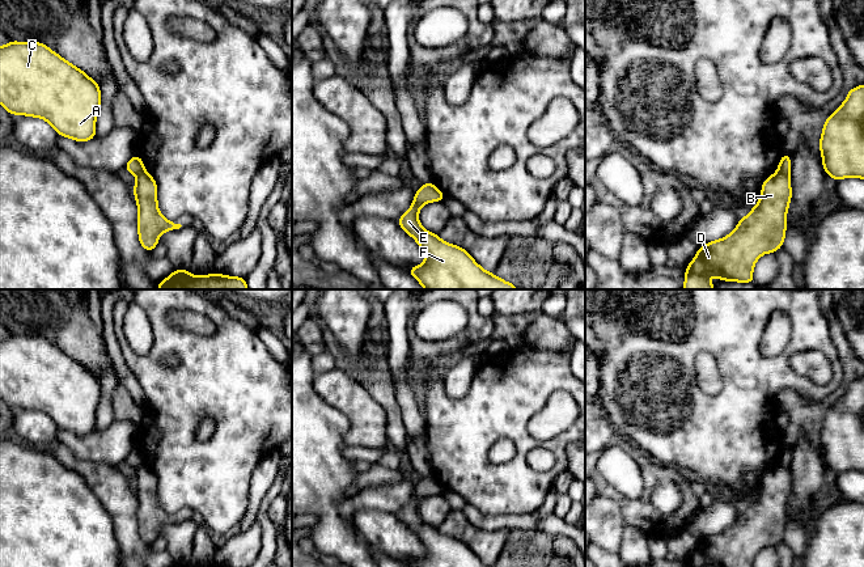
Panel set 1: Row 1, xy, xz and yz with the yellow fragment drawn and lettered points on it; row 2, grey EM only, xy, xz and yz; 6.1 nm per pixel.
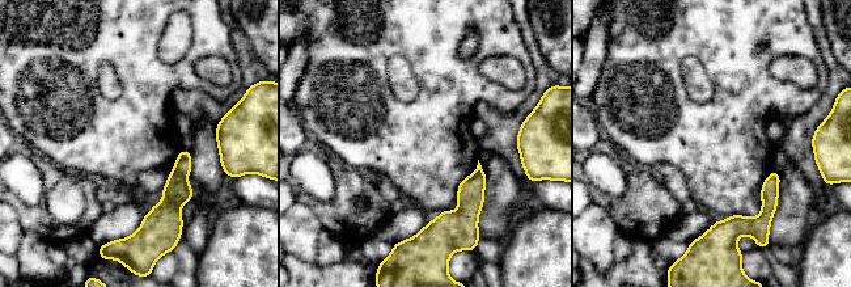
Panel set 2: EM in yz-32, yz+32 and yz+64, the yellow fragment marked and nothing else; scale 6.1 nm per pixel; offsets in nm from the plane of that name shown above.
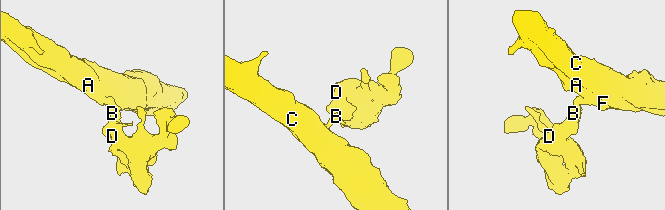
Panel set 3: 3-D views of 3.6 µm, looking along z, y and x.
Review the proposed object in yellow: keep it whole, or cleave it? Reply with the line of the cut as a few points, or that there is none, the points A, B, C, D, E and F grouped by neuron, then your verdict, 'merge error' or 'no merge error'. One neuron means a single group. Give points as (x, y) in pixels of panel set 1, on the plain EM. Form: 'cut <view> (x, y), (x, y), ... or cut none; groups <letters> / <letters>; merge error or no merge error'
cut yz (778, 464), (788, 468); groups A C E F / B D; merge error

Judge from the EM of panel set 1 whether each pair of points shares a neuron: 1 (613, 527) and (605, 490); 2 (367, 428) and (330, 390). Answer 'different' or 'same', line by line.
1: different
2: same

